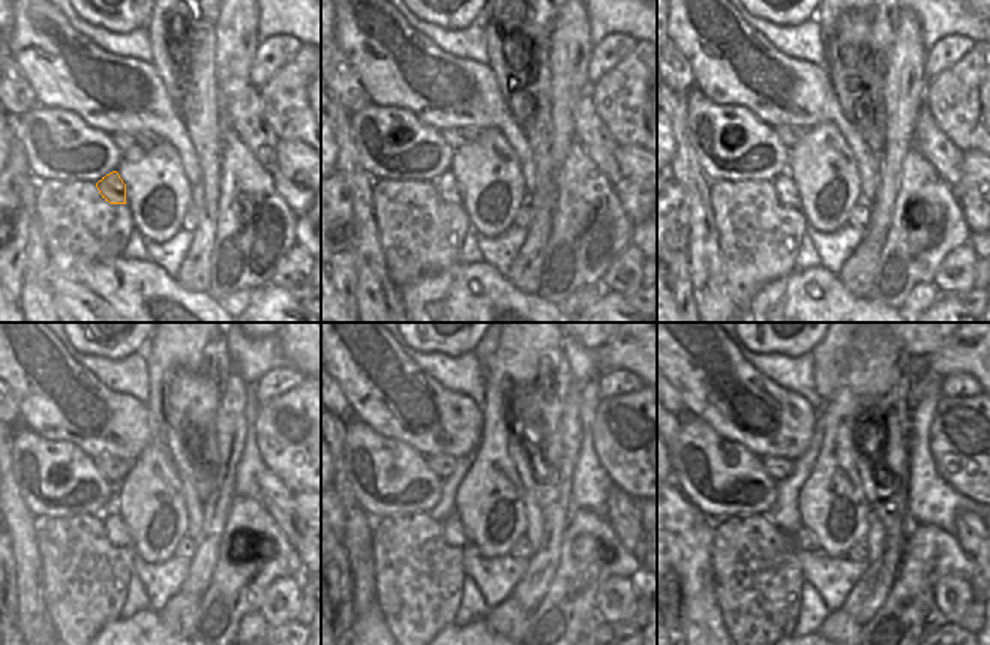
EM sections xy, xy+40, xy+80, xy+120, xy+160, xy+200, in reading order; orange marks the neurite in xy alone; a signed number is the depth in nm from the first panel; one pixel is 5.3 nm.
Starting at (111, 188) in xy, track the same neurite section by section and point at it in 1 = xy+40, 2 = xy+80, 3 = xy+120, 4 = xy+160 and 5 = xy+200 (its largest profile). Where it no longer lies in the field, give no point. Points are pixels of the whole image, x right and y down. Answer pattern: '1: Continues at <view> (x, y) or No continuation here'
1: Continues at xy+40 (447, 186)
2: Continues at xy+80 (786, 191)
3: Continues at xy+120 (116, 528)
4: Continues at xy+160 (455, 533)
5: Continues at xy+200 (804, 539).

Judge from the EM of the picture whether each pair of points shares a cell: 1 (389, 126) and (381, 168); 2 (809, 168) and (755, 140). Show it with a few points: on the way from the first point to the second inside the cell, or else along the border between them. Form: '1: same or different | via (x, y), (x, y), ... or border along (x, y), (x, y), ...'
1: same | via (371, 116), (366, 116), (360, 126), (366, 150)
2: different | border along (789, 150), (789, 165), (786, 168)

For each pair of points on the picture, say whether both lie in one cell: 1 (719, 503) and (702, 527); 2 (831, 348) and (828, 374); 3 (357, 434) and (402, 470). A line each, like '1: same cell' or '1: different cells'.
1: different cells
2: same cell
3: same cell

